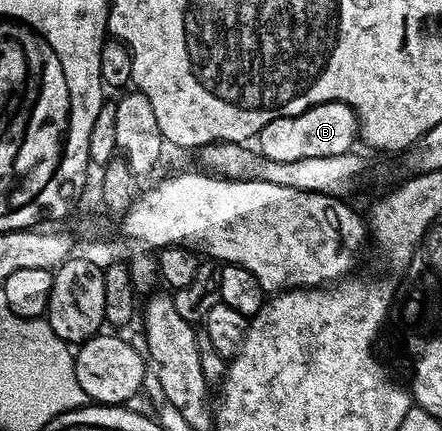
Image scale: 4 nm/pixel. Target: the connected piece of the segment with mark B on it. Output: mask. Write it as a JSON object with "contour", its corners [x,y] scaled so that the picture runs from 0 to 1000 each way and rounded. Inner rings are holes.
{"contour":[[[735,237],[670,269],[627,274],[579,313],[579,348],[593,367],[624,374],[706,371],[715,362],[769,362],[794,355],[801,318],[814,311],[810,271],[776,237]]]}

